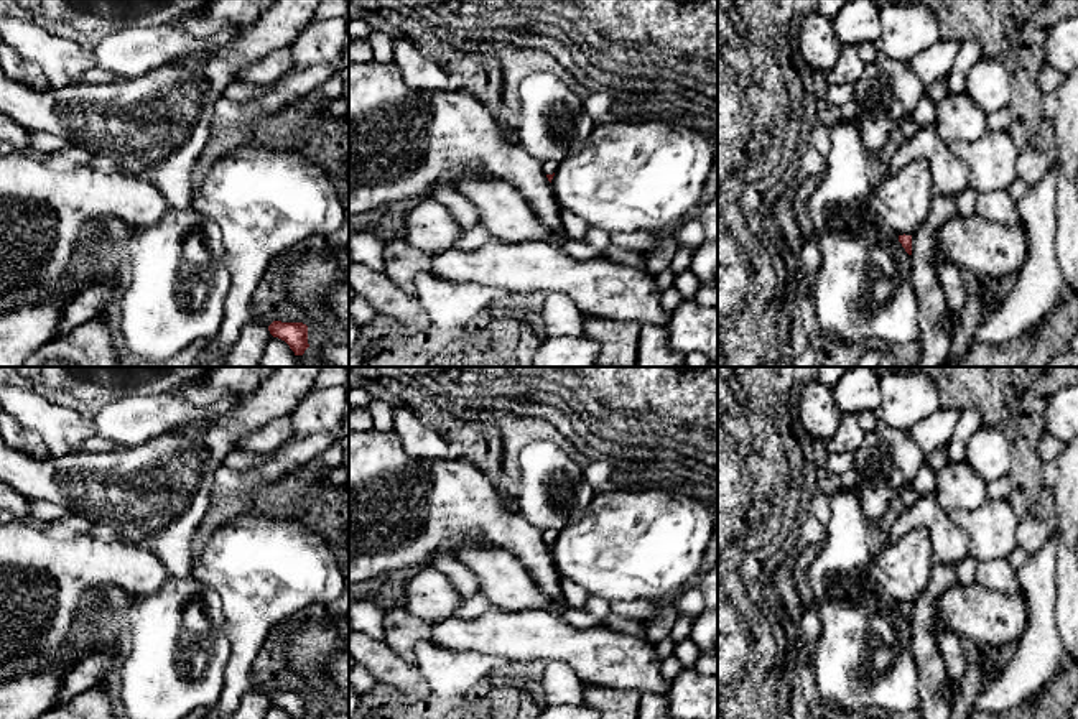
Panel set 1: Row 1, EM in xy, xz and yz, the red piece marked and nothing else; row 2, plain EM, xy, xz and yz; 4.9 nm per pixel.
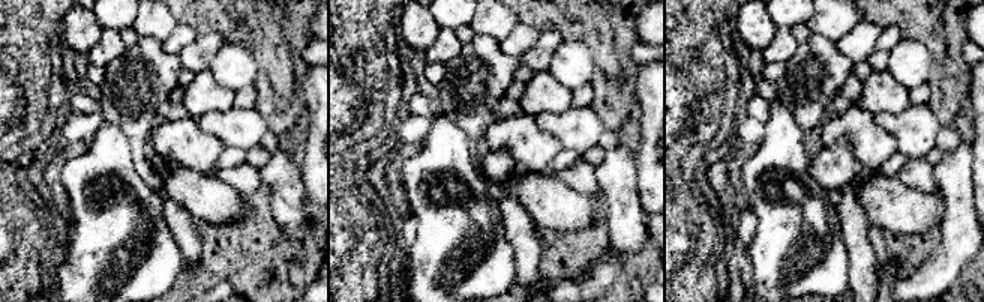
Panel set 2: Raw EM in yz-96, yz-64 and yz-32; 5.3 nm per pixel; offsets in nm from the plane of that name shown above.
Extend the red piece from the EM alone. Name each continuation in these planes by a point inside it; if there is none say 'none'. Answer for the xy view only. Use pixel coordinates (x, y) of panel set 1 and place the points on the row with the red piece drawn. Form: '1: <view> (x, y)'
none

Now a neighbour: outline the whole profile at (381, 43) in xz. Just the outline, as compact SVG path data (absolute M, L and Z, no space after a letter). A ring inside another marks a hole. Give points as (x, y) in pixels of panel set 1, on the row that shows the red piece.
M372 30L365 38L374 51L374 59L379 63L392 63L392 44L393 39L379 30Z

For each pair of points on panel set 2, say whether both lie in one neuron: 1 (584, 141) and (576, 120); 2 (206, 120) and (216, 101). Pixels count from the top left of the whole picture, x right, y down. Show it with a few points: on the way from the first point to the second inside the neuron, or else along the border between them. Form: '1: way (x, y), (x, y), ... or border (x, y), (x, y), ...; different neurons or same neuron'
1: way (581, 137), (576, 125); same neuron
2: border (233, 105), (222, 111), (206, 111), (195, 117); different neurons

